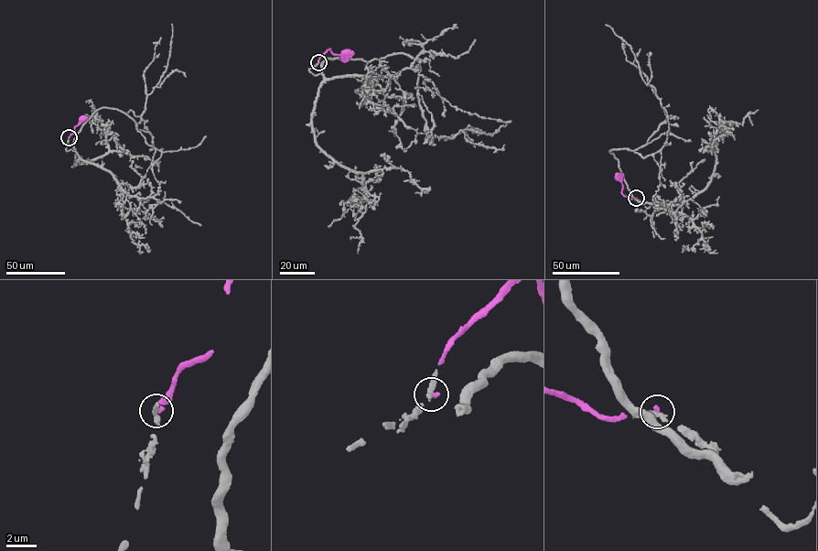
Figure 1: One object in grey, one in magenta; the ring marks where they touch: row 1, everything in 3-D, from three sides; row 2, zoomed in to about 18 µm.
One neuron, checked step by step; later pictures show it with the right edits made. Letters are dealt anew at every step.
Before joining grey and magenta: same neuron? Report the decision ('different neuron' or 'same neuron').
different neuron

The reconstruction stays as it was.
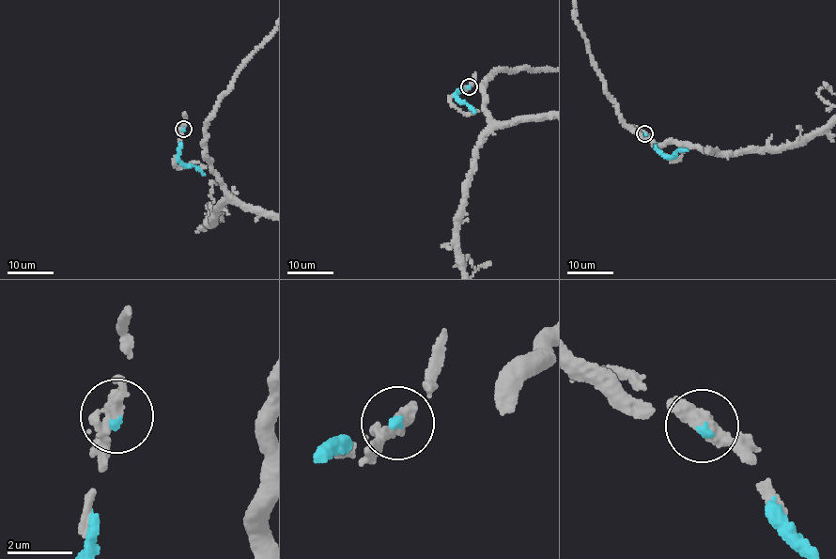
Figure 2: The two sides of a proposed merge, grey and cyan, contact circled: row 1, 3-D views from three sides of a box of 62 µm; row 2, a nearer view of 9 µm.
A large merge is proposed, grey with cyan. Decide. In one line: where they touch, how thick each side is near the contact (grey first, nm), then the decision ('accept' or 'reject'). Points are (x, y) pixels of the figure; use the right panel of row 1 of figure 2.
place (644, 133); calibres 360 and 190 nm; reject

